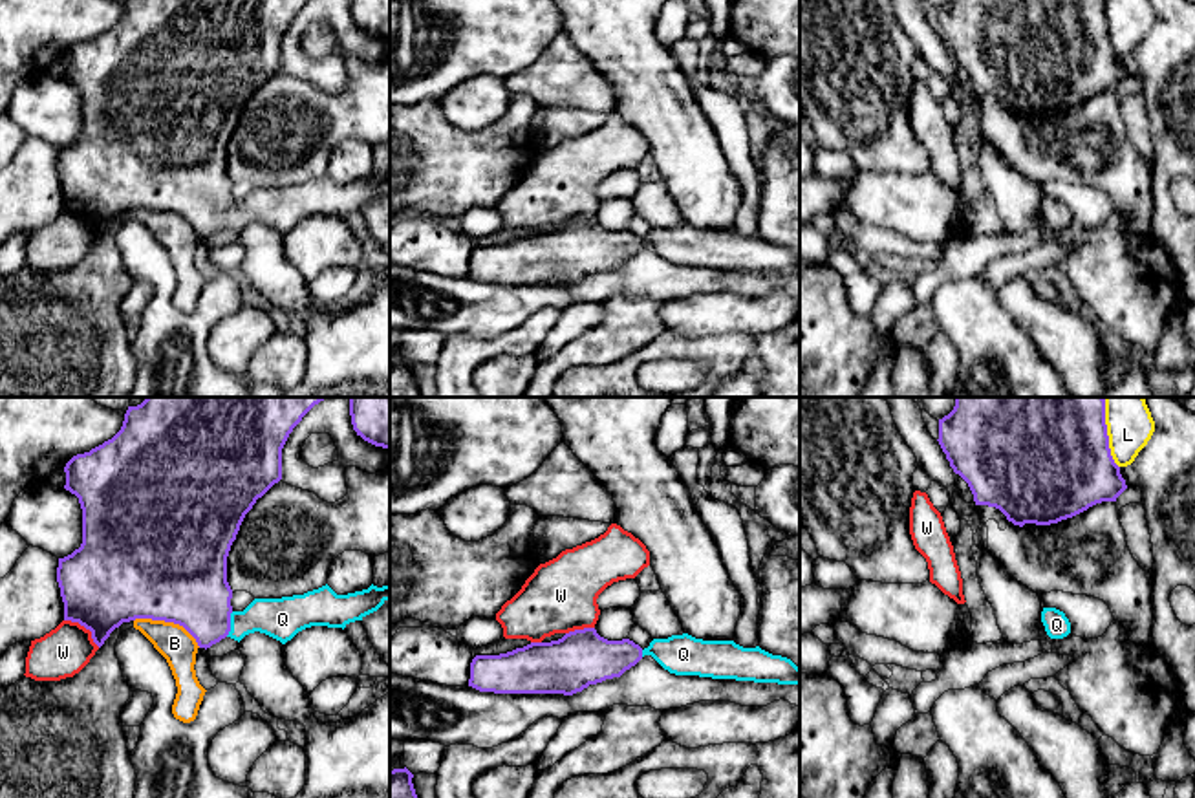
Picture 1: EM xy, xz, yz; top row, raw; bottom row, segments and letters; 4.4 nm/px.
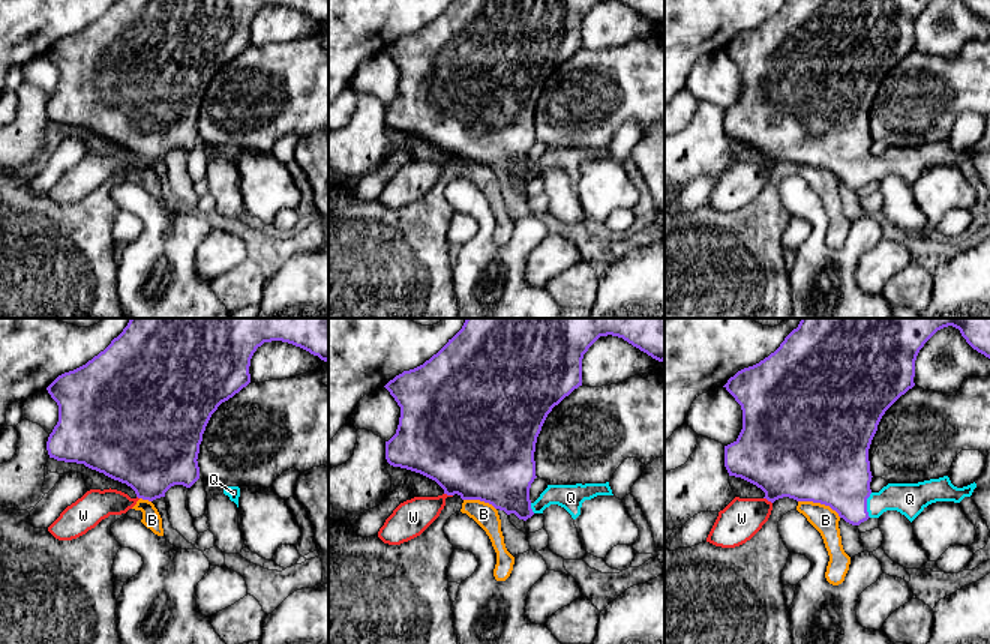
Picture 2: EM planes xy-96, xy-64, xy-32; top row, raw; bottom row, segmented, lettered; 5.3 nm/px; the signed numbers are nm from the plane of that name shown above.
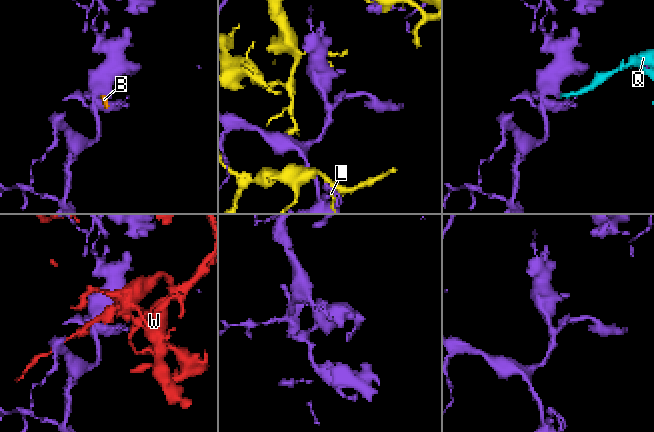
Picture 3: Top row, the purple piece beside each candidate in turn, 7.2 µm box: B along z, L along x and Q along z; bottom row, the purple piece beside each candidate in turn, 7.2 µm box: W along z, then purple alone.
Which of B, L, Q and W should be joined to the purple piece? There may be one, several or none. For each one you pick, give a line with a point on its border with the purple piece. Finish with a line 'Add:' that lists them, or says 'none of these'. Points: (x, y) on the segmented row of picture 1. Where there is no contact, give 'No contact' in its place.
Q: Touches purple at xy (229, 625)
Add: Q

